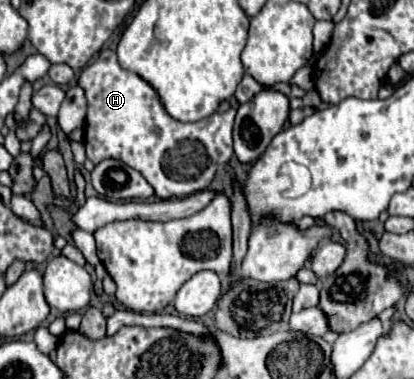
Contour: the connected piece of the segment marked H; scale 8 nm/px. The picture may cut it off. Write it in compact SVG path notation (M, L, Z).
M102 49L98 53L96 61L82 71L78 85L88 99L84 125L88 159L94 161L94 165L104 159L124 161L150 181L160 199L188 197L204 191L216 173L216 167L224 165L234 153L232 125L236 109L228 109L222 115L212 113L194 123L174 121L166 113L156 91L136 73L122 69L112 49Z

